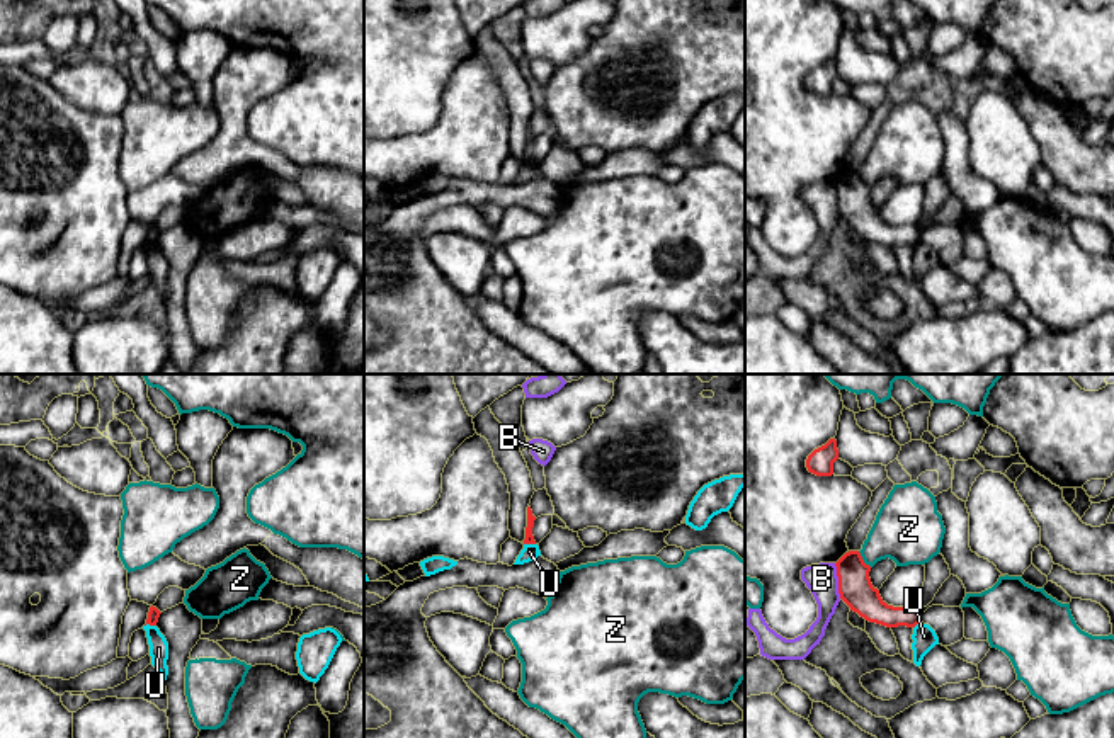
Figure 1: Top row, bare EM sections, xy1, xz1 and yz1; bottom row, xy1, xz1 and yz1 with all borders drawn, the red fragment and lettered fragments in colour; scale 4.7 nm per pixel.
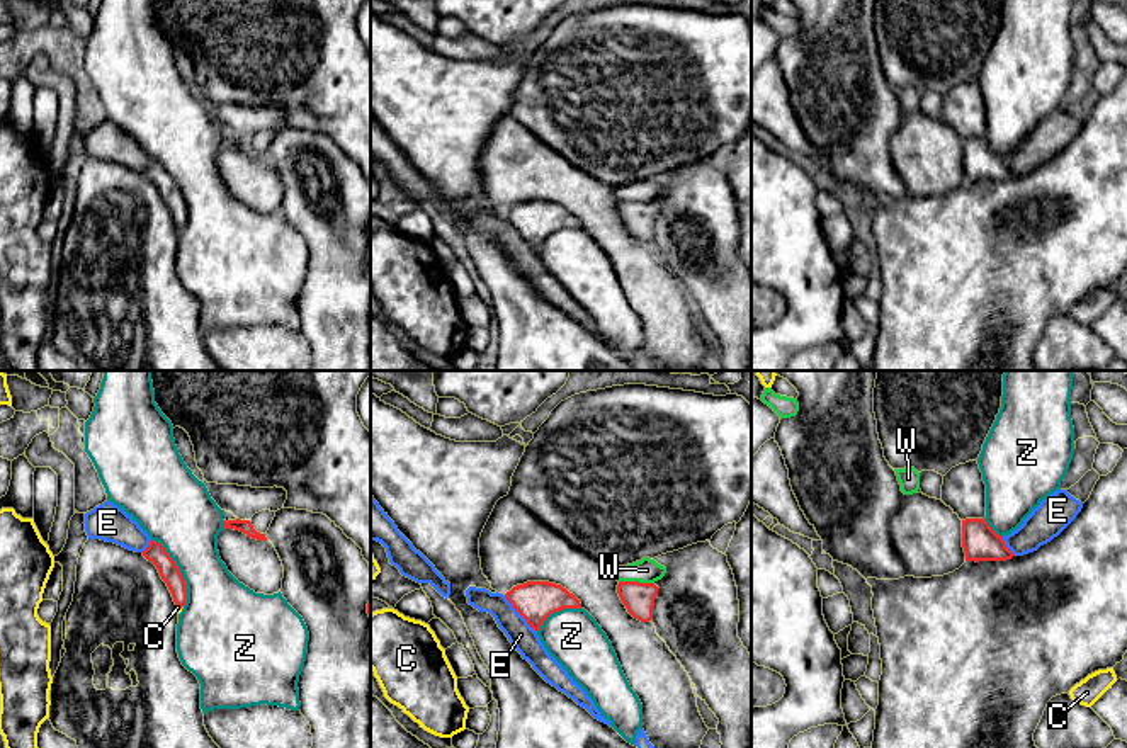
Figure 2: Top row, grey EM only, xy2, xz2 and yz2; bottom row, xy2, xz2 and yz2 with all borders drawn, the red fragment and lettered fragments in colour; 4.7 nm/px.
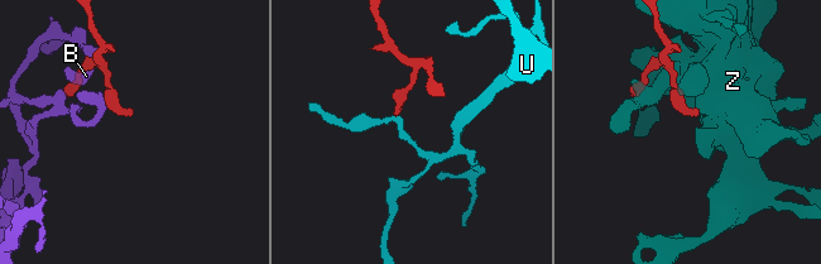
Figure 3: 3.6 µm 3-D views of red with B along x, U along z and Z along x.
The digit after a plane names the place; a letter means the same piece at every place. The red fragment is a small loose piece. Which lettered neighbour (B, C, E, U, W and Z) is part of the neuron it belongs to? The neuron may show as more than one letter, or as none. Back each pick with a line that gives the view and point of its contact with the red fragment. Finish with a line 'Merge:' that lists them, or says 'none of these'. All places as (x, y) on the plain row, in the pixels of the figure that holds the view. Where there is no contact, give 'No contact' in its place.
C: Touches red at xy2 (181, 226)
Merge: C

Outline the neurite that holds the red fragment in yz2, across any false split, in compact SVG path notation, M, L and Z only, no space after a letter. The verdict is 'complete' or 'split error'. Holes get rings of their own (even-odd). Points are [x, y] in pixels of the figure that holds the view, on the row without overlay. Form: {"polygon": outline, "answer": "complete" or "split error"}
{"polygon": "M986 138L962 139L962 167L966 180L1006 180L1015 173L1006 167L1001 155L998 155Z", "answer": "complete"}

